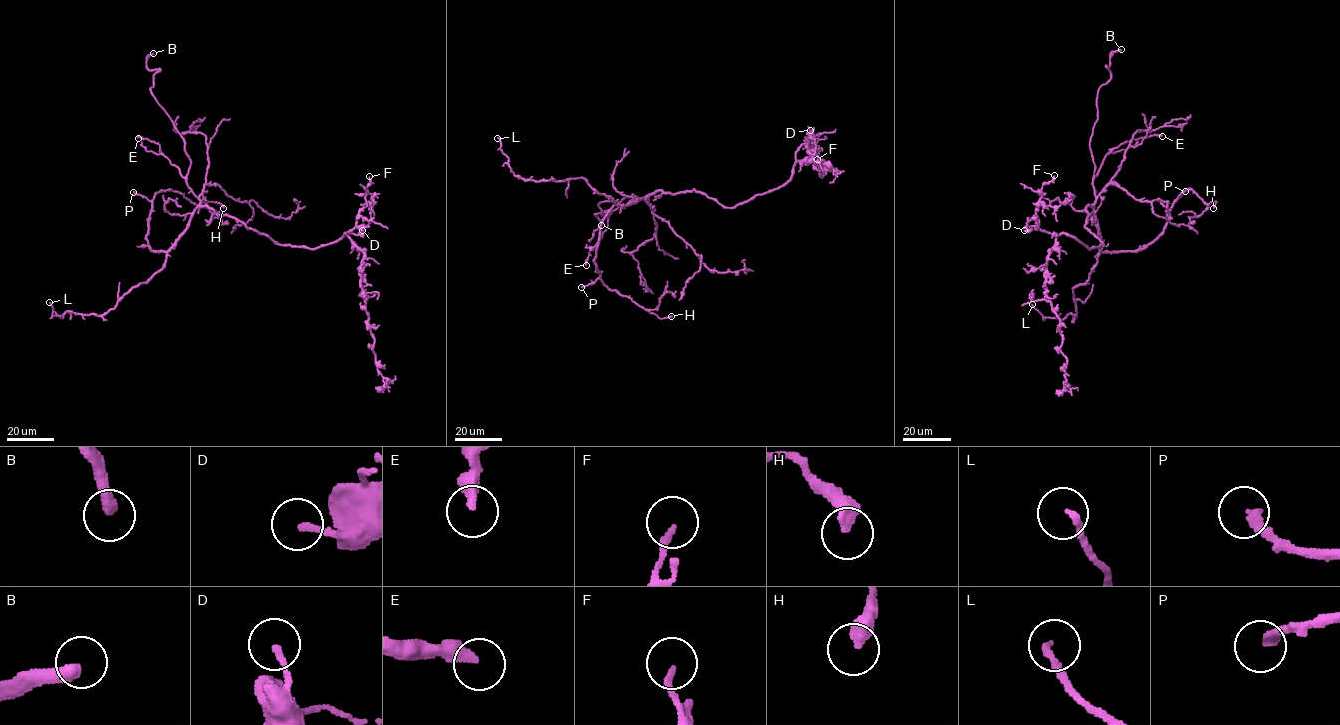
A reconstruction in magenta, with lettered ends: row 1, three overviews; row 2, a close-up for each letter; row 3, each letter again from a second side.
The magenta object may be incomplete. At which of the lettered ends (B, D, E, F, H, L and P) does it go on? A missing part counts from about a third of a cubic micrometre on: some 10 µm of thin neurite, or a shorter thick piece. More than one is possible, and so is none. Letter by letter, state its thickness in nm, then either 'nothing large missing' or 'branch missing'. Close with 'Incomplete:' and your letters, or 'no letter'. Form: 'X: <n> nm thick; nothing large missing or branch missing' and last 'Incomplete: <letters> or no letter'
B: 380 nm thick; branch missing
D: 170 nm thick; nothing large missing
E: 360 nm thick; nothing large missing
F: 170 nm thick; nothing large missing
H: 440 nm thick; nothing large missing
L: 200 nm thick; nothing large missing
P: 280 nm thick; branch missing
Incomplete: B, P

